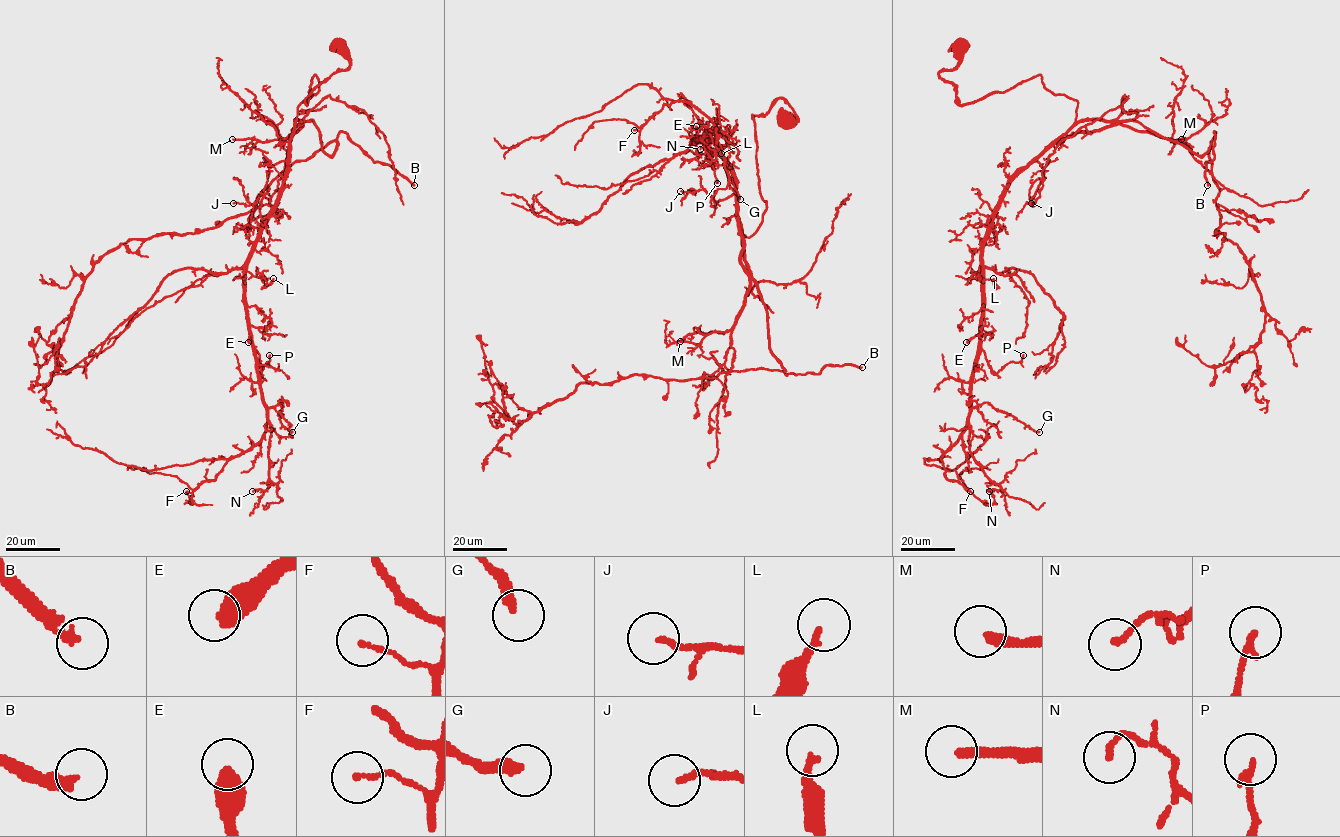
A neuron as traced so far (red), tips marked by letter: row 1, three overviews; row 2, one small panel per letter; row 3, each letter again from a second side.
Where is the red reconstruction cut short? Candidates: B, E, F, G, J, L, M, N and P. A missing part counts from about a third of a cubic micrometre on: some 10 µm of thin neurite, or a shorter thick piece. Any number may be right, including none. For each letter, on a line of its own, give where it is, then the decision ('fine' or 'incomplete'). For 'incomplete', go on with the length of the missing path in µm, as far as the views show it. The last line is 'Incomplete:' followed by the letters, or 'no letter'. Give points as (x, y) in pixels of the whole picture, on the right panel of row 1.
B: (1207, 185) | incomplete | 50 µm
E: (966, 342) | incomplete | 25 µm
F: (970, 491) | fine
G: (1039, 432) | fine
J: (1031, 203) | incomplete | 25 µm
L: (993, 278) | fine
M: (1181, 139) | incomplete | 30 µm
N: (989, 491) | fine
P: (1023, 355) | fine
Incomplete: B, E, J, M

